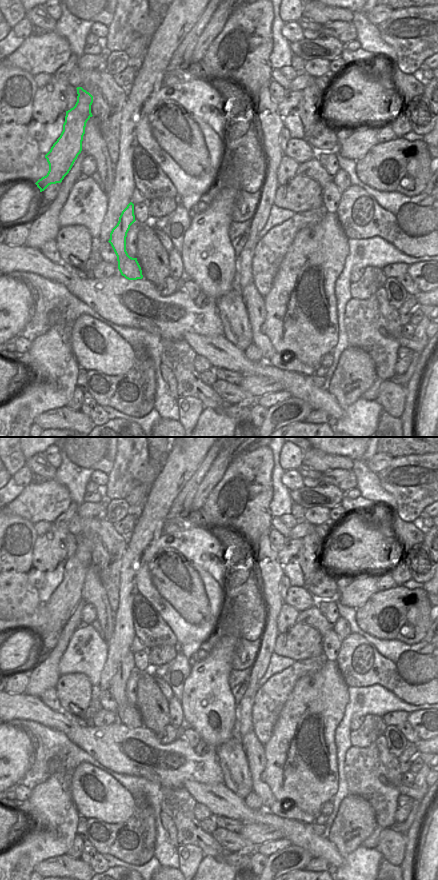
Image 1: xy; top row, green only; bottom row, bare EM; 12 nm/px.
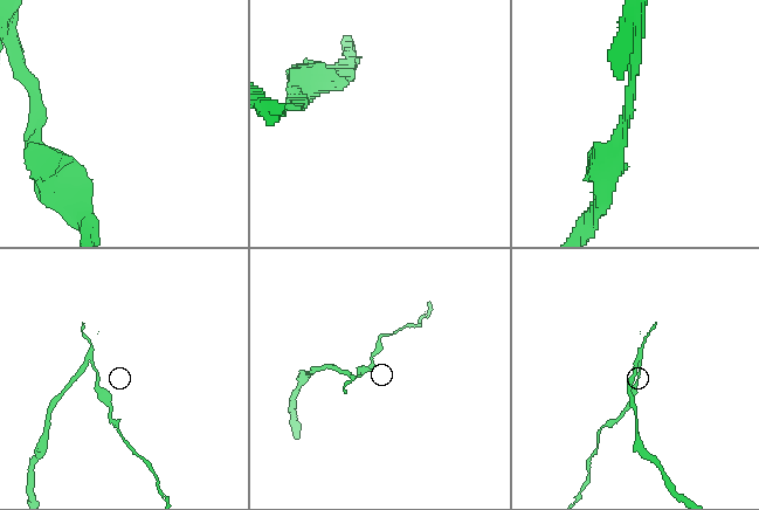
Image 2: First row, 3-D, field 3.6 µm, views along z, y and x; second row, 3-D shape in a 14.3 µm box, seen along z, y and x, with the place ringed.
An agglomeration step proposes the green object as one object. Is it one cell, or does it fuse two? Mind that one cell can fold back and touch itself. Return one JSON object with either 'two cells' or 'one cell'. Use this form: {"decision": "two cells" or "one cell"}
{"decision": "two cells"}

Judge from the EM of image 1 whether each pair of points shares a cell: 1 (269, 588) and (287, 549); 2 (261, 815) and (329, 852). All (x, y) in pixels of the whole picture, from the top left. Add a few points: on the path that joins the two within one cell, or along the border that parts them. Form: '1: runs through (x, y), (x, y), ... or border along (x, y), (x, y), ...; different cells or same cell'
1: border along (277, 551), (277, 557), (283, 565); different cells
2: runs through (278, 823), (294, 830), (312, 842); same cell

